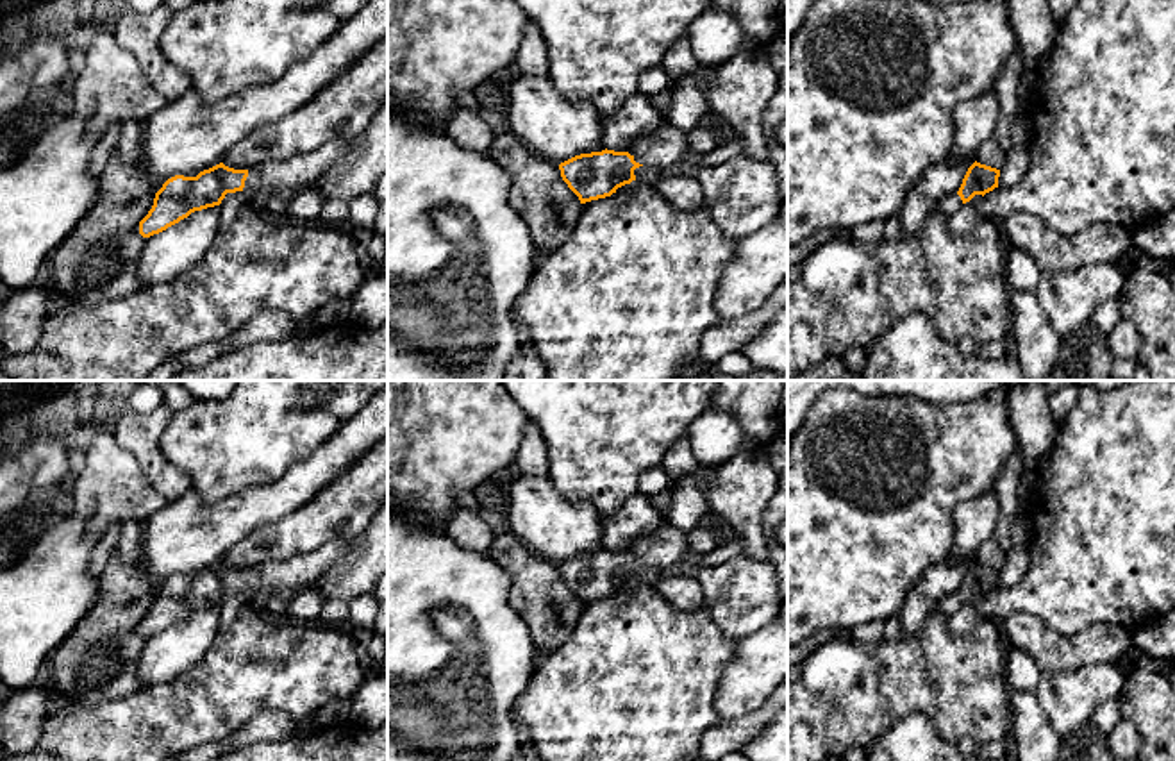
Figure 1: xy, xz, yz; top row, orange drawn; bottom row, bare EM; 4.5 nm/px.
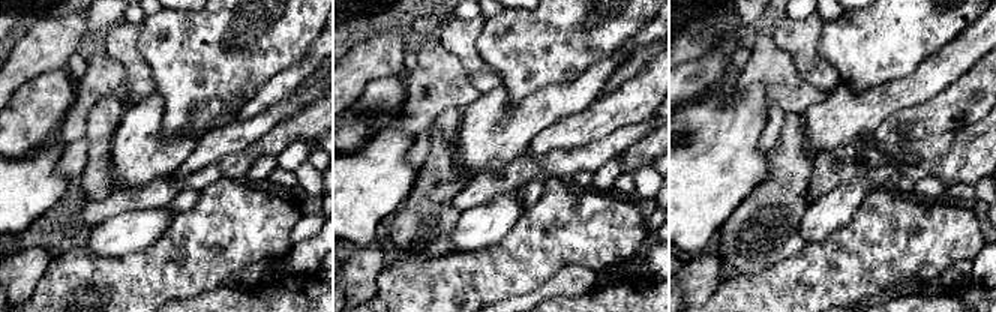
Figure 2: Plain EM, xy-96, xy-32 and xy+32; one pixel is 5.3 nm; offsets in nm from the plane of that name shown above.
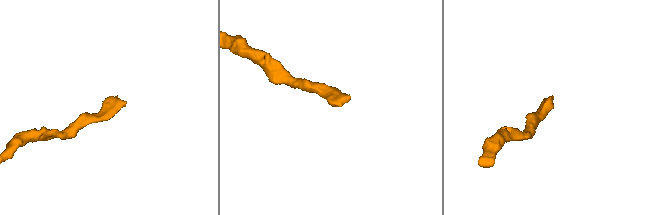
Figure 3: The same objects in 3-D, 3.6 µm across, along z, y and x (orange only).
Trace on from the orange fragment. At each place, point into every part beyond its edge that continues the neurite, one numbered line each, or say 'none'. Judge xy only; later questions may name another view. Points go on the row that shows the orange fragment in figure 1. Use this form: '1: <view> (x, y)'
1: xy (290, 175)

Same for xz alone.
1: xz (668, 150)

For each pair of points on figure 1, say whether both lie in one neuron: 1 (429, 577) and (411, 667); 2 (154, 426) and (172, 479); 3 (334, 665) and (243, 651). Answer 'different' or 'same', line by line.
1: same
2: same
3: same

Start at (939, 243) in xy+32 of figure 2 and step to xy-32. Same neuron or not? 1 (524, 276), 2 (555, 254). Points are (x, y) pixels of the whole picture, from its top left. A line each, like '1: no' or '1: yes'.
1: yes
2: yes

